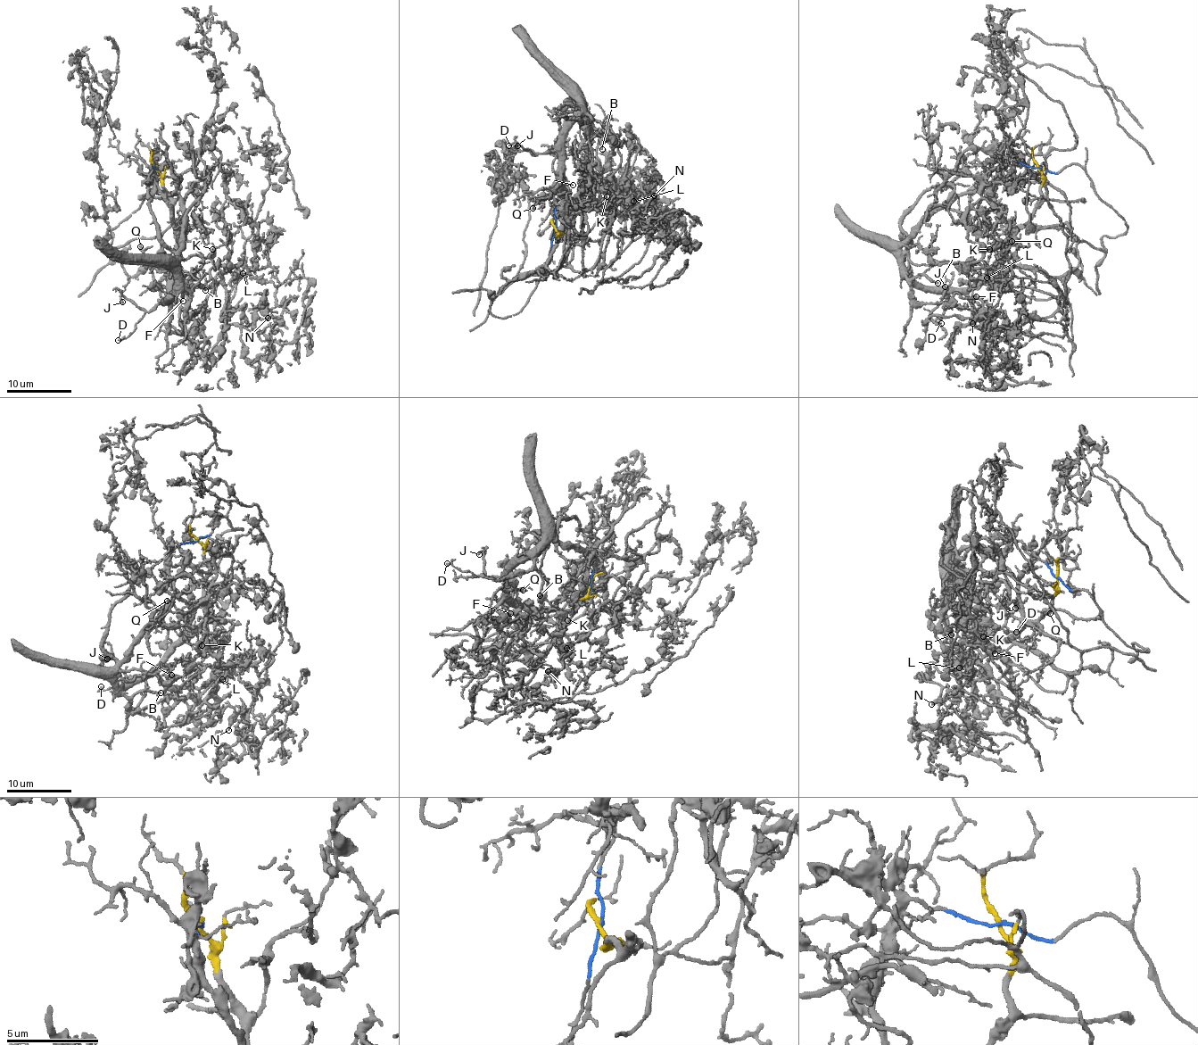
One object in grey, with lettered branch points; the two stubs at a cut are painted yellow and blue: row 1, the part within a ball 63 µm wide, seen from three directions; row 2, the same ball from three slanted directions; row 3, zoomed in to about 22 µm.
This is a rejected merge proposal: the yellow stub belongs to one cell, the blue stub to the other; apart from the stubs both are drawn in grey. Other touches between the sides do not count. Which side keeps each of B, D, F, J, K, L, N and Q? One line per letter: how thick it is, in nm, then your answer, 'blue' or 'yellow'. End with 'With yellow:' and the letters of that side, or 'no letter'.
B: 140 nm | yellow
D: 110 nm | yellow
F: 110 nm | yellow
J: 150 nm | yellow
K: 80 nm | blue
L: 120 nm | blue
N: 240 nm | blue
Q: 200 nm | yellow
With yellow: B, D, F, J, Q

